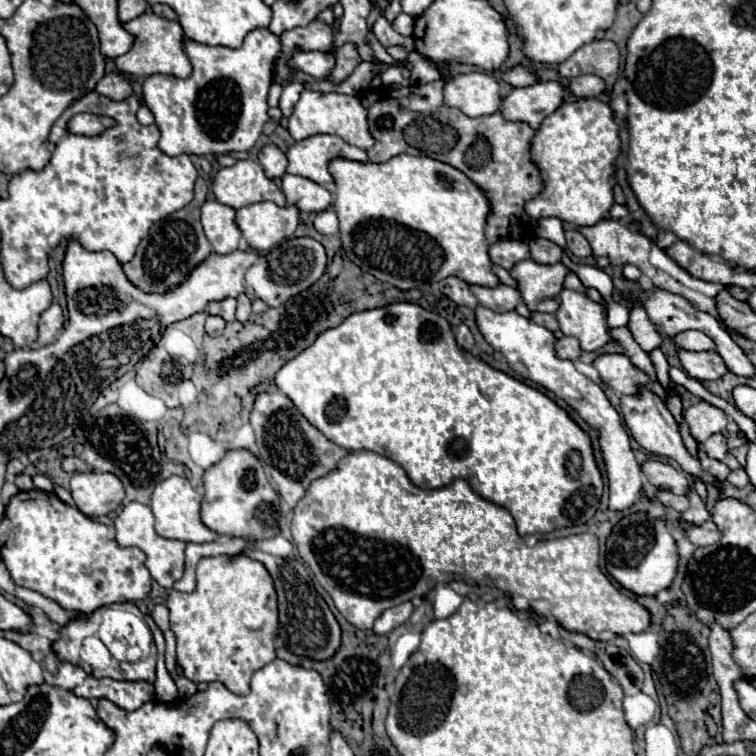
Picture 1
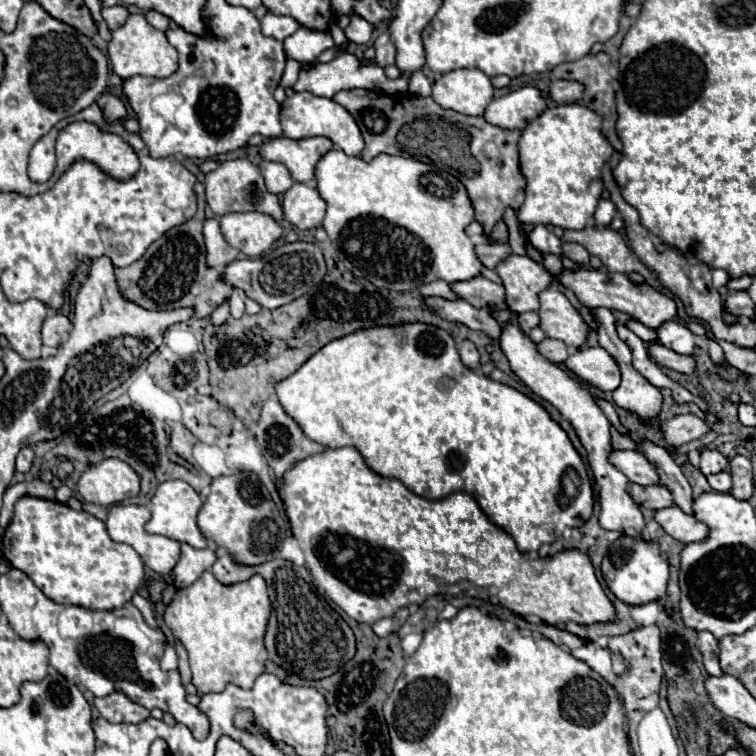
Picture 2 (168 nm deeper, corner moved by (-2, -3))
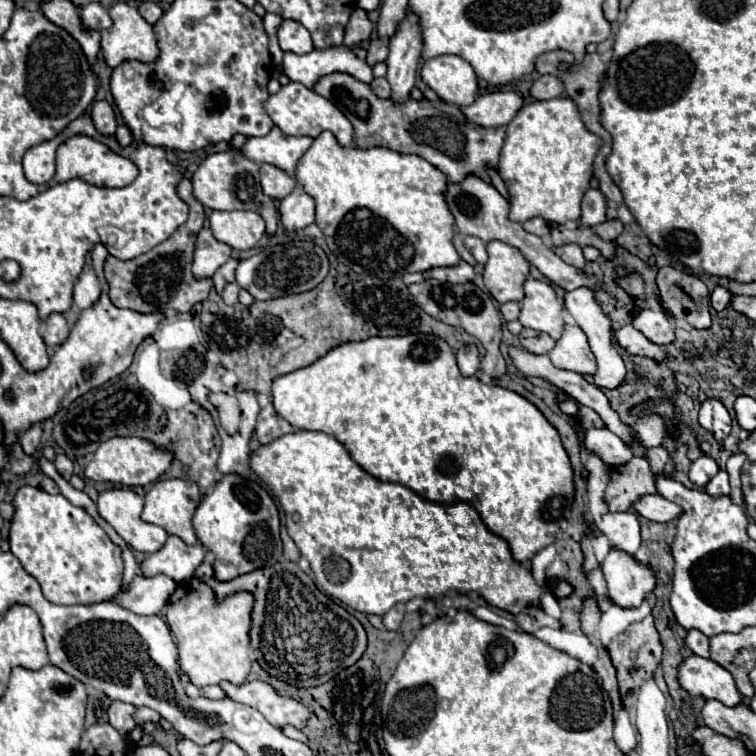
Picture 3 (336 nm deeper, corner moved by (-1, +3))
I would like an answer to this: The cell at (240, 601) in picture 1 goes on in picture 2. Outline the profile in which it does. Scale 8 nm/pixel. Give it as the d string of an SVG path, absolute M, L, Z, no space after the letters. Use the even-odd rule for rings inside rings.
M205 570L189 588L177 590L173 596L173 602L165 610L165 624L173 632L175 638L181 640L189 654L189 666L193 674L193 684L199 690L199 694L207 692L223 692L227 684L237 684L239 688L249 690L257 676L265 672L263 662L259 660L259 654L265 652L265 628L269 624L271 604L269 594L263 576L253 574L249 580L243 580L241 584L221 584L211 570Z

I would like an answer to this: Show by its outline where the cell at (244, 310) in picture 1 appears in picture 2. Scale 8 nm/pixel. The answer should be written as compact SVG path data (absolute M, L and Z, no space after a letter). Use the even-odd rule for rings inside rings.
M239 288L233 290L233 294L229 298L229 306L231 306L231 316L233 318L241 318L245 314L245 298L247 296L245 296L243 290L239 290Z

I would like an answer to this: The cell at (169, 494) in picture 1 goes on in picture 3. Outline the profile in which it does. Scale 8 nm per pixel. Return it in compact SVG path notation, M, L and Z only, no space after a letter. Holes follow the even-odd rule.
M168 478L168 480L158 480L148 492L146 492L146 504L142 510L142 520L162 526L168 534L178 536L184 540L188 546L196 544L196 534L192 528L192 516L194 510L200 504L200 490L198 484L192 480L180 480L180 478Z

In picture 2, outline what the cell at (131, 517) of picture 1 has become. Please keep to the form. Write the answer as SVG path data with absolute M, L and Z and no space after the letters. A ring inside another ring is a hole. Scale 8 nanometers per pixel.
M117 504L117 506L111 506L107 522L105 522L107 524L107 532L109 532L111 540L133 546L137 550L137 554L143 558L145 566L149 566L167 584L171 584L173 582L173 564L177 564L177 560L181 556L181 544L177 540L171 540L171 538L165 538L165 536L149 534L145 530L145 524L149 522L149 516L151 516L151 512L147 510L147 506L139 506L139 504Z

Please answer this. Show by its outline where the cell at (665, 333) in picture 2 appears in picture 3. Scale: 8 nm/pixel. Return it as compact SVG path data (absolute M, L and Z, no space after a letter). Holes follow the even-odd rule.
M640 310L634 316L632 326L640 330L650 342L656 342L656 344L668 344L674 340L674 330L668 324L668 316L664 312Z

